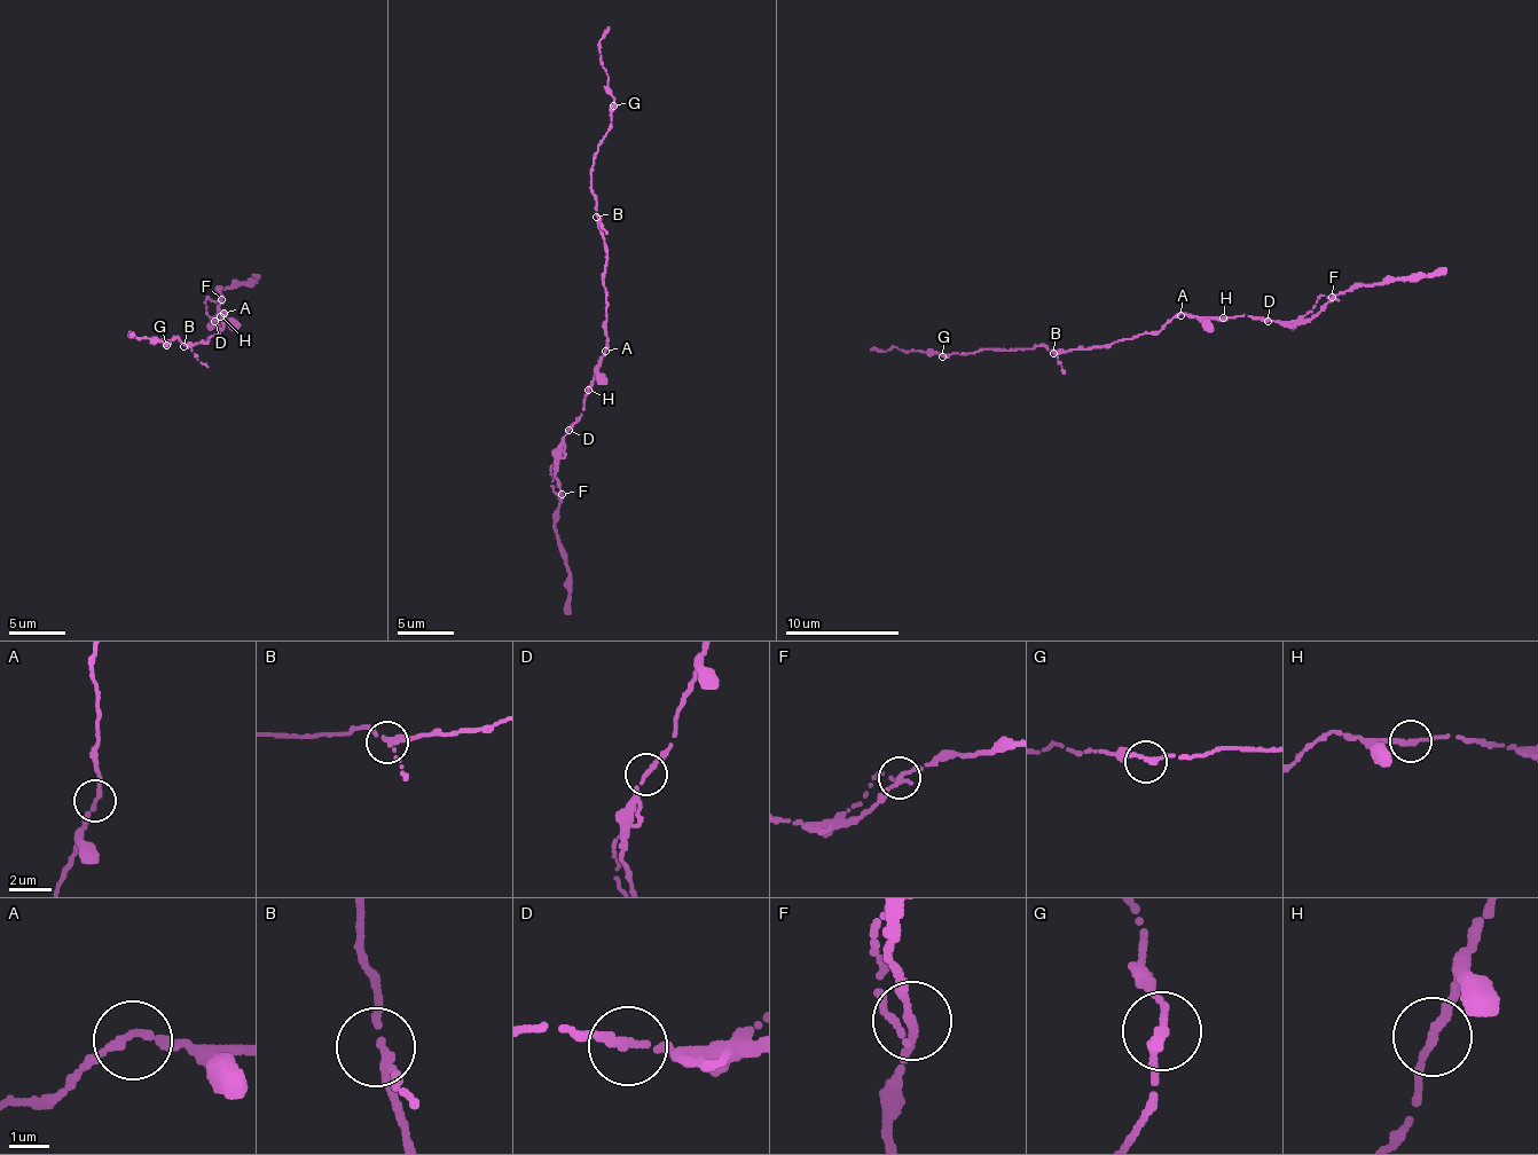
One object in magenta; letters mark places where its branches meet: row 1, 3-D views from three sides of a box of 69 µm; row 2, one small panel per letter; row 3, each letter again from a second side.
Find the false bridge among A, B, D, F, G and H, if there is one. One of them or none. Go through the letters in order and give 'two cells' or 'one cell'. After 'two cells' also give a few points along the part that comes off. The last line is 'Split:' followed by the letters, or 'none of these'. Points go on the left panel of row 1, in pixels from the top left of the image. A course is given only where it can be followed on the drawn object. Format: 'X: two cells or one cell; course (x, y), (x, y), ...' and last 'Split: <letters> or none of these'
A: one cell
B: one cell
D: one cell
F: one cell
G: one cell
H: one cell
Split: none of these

